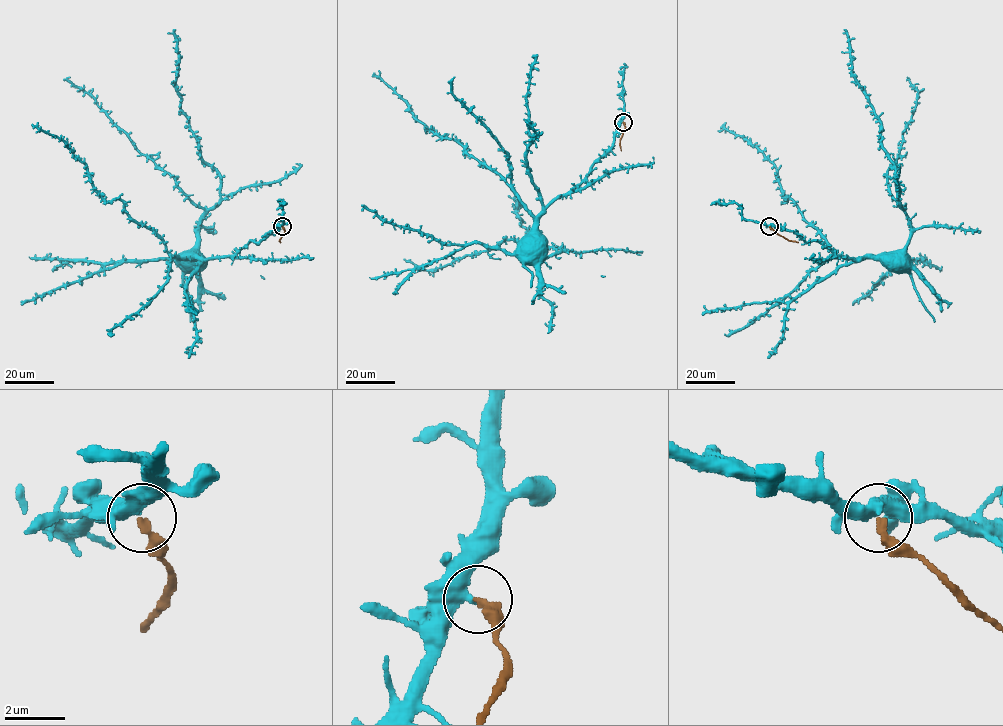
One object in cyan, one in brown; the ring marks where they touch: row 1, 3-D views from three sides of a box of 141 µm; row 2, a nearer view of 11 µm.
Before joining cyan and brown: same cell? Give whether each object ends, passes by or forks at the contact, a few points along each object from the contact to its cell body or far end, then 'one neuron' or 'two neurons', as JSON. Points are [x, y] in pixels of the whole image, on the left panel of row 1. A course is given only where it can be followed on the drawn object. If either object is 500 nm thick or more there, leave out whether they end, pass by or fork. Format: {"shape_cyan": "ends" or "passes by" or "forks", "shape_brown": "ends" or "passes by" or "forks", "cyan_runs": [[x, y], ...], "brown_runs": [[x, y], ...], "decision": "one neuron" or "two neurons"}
{"shape_cyan": "ends", "shape_brown": "ends", "cyan_runs": [[282, 226], [259, 242], [250, 241], [231, 255], [197, 258], [189, 263], [195, 260]], "brown_runs": [[282, 226], [284, 232], [280, 242]], "decision": "two neurons"}

